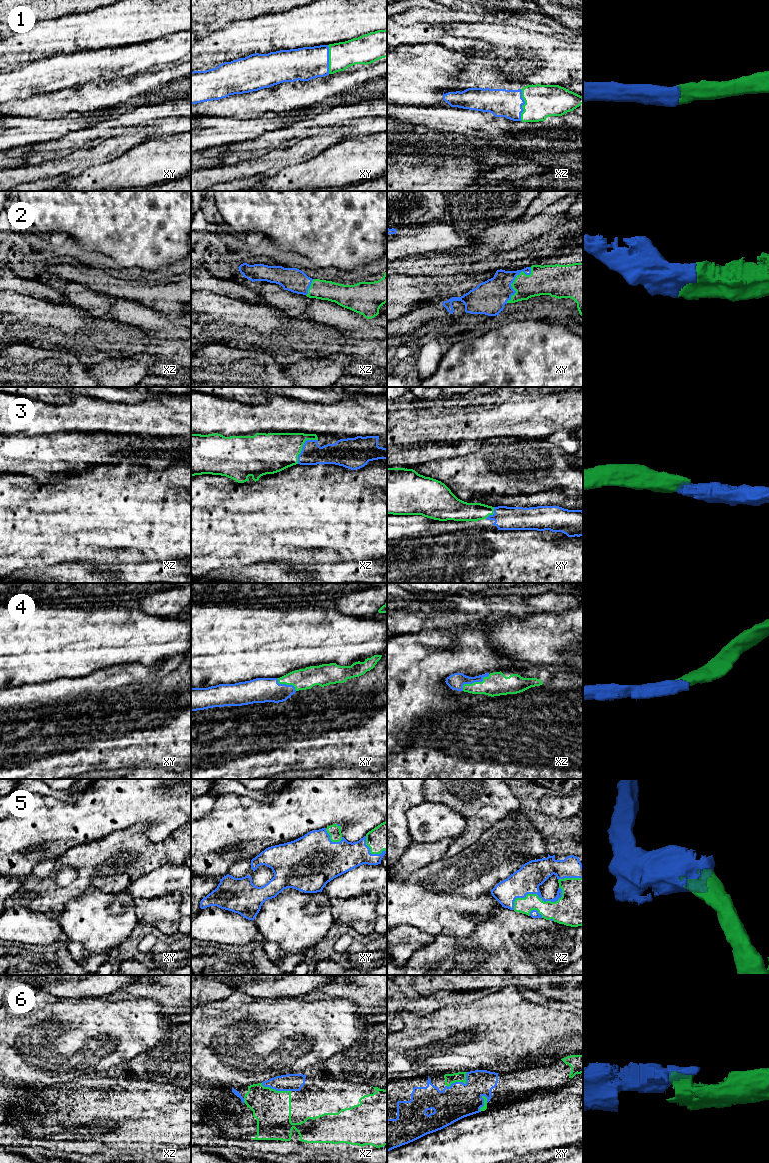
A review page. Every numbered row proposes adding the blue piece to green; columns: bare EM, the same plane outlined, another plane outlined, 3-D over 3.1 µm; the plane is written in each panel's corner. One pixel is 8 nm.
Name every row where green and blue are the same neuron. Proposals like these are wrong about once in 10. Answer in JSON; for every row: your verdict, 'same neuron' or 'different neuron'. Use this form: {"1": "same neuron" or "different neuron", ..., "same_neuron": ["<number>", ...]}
{"1": "same neuron", "2": "same neuron", "3": "same neuron", "4": "same neuron", "5": "same neuron", "6": "same neuron", "same_neuron": ["1", "2", "3", "4", "5", "6"]}

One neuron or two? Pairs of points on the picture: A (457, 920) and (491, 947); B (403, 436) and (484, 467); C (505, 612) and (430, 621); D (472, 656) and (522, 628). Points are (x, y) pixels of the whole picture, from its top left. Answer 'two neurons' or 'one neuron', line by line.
A: two neurons
B: two neurons
C: one neuron
D: two neurons

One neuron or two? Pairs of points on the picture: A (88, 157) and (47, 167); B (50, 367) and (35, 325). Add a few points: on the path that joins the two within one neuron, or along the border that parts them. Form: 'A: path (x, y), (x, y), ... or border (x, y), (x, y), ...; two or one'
A: path (78, 160), (73, 164), (57, 166); one
B: border (20, 343), (44, 348); two

